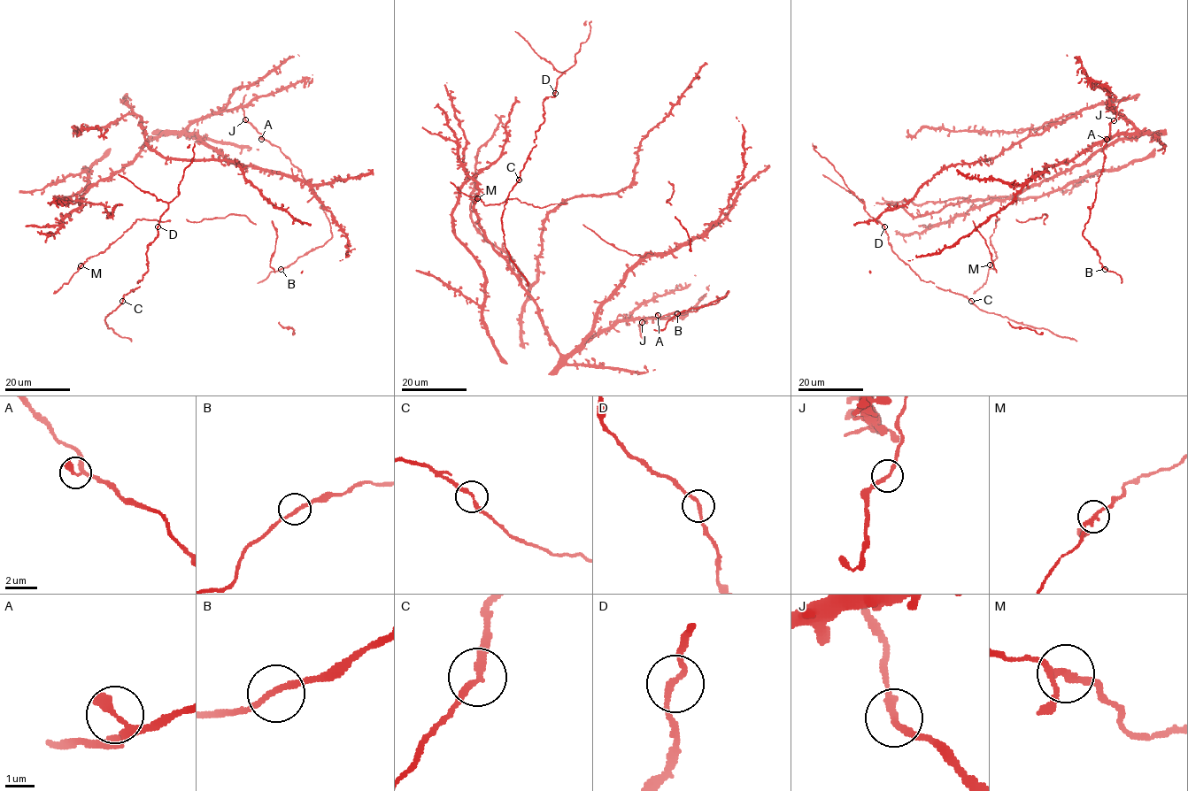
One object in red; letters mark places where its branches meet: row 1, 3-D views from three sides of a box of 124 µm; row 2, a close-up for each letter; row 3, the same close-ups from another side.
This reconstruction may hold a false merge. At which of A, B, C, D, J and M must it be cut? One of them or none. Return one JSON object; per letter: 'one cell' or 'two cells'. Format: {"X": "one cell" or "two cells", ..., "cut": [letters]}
{"A": "one cell", "B": "one cell", "C": "one cell", "D": "one cell", "J": "one cell", "M": "one cell", "cut": []}

